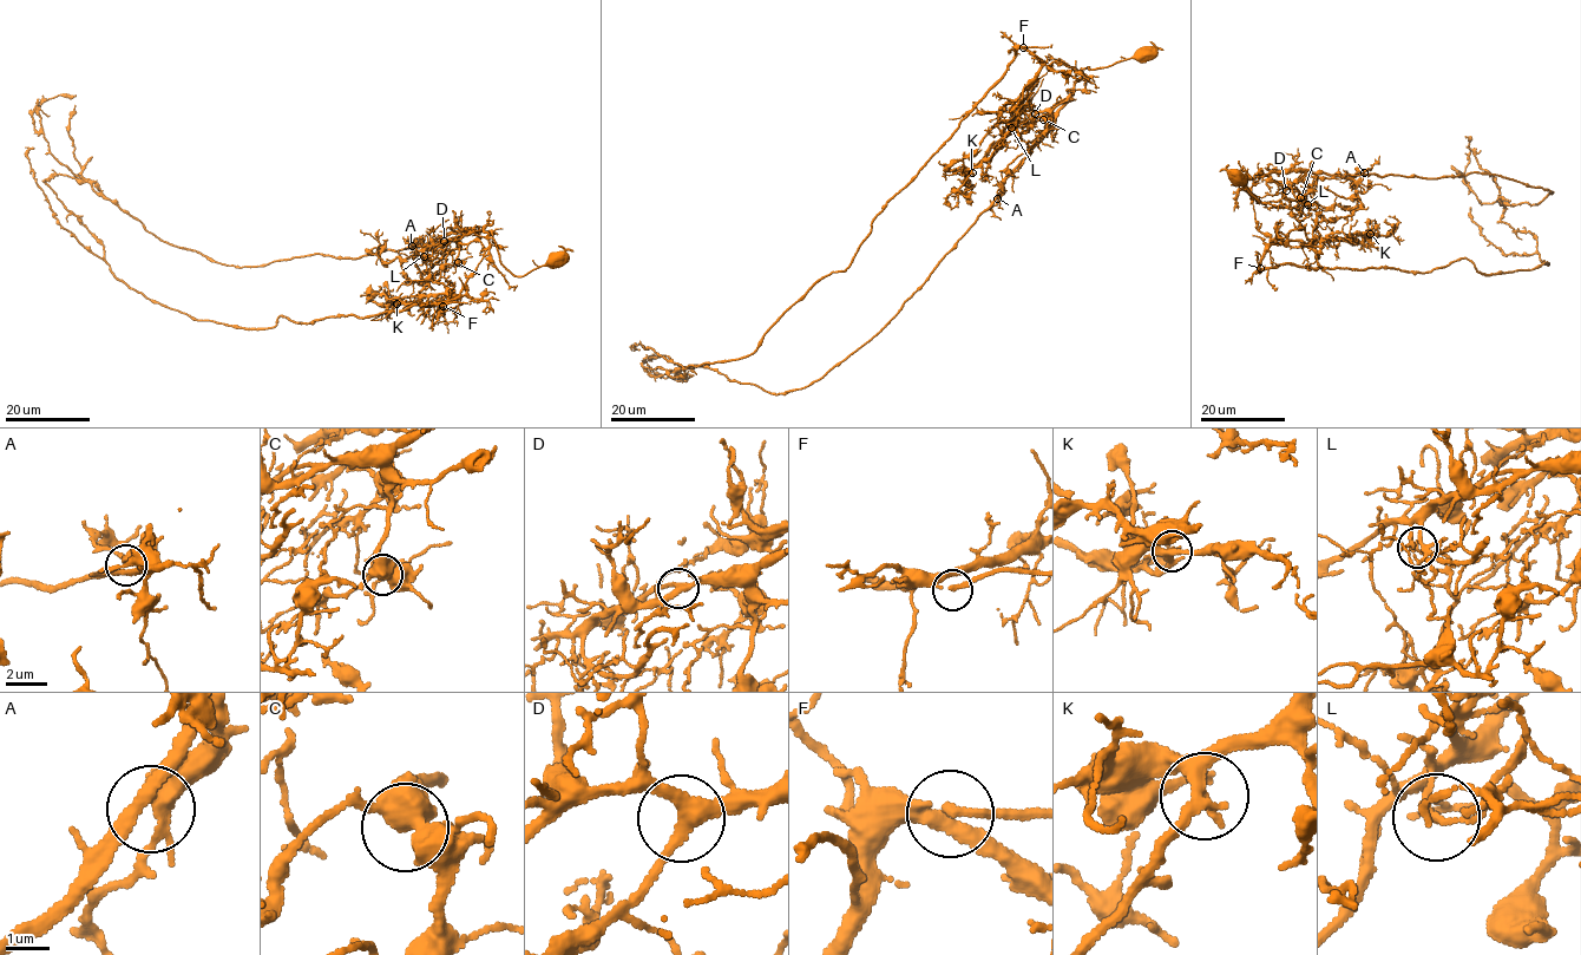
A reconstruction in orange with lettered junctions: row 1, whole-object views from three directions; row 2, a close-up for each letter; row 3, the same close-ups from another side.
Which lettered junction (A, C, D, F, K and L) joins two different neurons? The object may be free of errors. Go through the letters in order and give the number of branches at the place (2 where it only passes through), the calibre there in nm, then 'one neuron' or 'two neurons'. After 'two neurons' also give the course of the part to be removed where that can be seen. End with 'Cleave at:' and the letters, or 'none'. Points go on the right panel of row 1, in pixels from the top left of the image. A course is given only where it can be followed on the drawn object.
A: 3 branches meet; 320 nm thick; one neuron
C: 3 branches meet; 460 nm thick; one neuron
D: 3 branches meet; 300 nm thick; one neuron
F: 2 branches meet; 180 nm thick; one neuron
K: 3 branches meet; 240 nm thick; one neuron
L: 2 branches meet; 150 nm thick; two neurons; foreign part runs (1307, 204), (1319, 239), (1270, 246), (1259, 268), (1548, 266), (1537, 236), (1501, 220), (1499, 197), (1510, 201)
Cleave at: L

